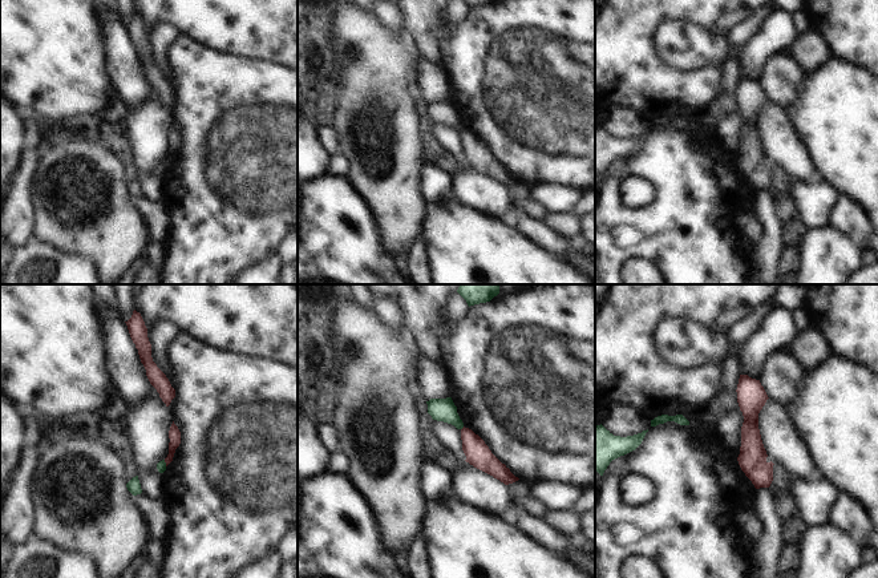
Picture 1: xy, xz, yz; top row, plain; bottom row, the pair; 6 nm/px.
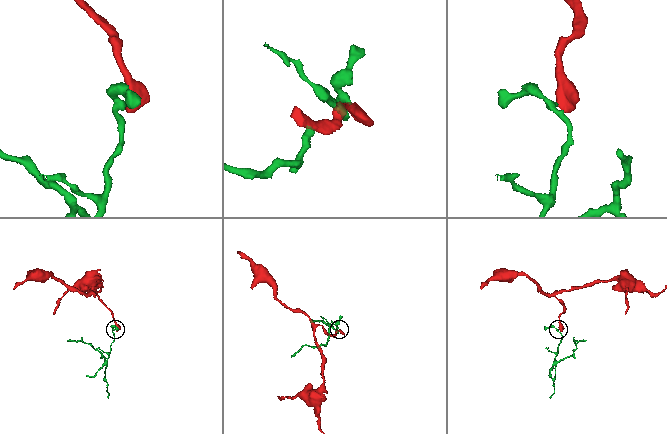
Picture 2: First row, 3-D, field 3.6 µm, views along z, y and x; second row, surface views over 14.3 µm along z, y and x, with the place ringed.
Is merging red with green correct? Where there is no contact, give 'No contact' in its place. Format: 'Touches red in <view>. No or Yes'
Touches red in xz. No

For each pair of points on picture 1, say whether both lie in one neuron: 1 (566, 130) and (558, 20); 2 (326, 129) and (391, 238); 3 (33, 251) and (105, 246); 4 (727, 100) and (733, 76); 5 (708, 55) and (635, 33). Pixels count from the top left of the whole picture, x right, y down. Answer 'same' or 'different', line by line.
1: same
2: different
3: different
4: same
5: different

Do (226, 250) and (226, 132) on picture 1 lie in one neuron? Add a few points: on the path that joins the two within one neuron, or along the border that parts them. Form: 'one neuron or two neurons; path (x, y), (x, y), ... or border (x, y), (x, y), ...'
one neuron; path (226, 221), (230, 199), (230, 161)

